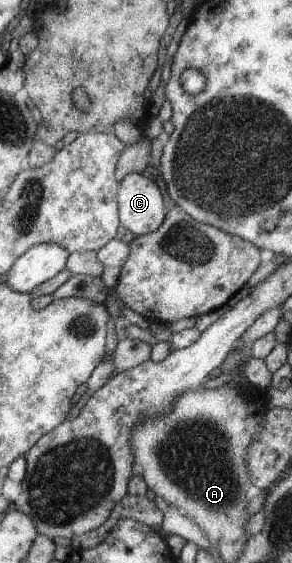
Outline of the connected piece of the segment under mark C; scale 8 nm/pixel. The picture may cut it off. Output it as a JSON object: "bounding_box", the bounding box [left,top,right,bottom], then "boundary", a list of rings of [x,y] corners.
{"bounding_box":[118,173,165,236],"boundary":[[[128,173],[119,184],[118,216],[121,225],[135,236],[159,229],[165,219],[165,205],[157,182],[142,173]]]}

